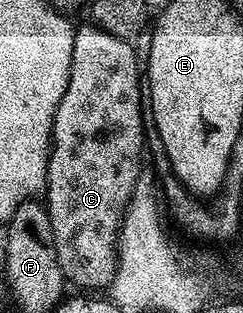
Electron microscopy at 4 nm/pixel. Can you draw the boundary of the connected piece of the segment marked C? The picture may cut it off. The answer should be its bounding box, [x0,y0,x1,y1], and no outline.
[44,21,144,290]

